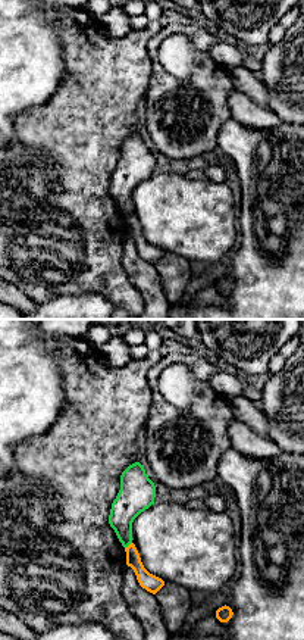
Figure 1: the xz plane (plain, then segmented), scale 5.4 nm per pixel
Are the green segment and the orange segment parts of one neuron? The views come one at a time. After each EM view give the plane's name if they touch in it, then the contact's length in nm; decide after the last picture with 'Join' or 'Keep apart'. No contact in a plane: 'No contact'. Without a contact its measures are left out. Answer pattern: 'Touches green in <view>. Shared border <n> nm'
Touches green in xz. Shared border 50 nm

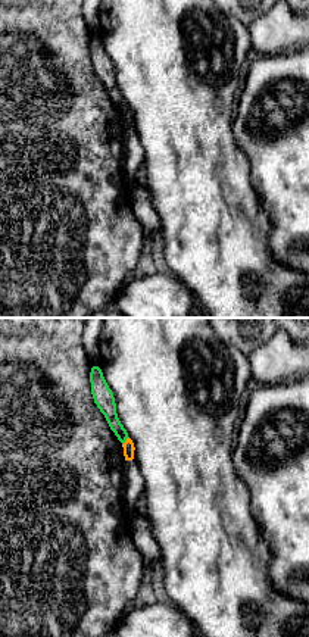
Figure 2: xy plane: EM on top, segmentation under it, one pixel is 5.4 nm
Touches green in xy. Shared border 60 nm

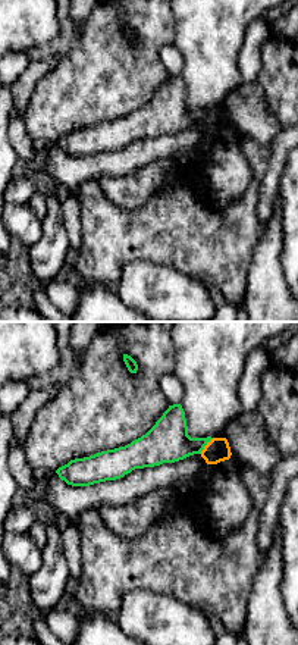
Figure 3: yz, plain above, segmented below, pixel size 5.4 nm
Touches green in yz. Shared border 120 nm

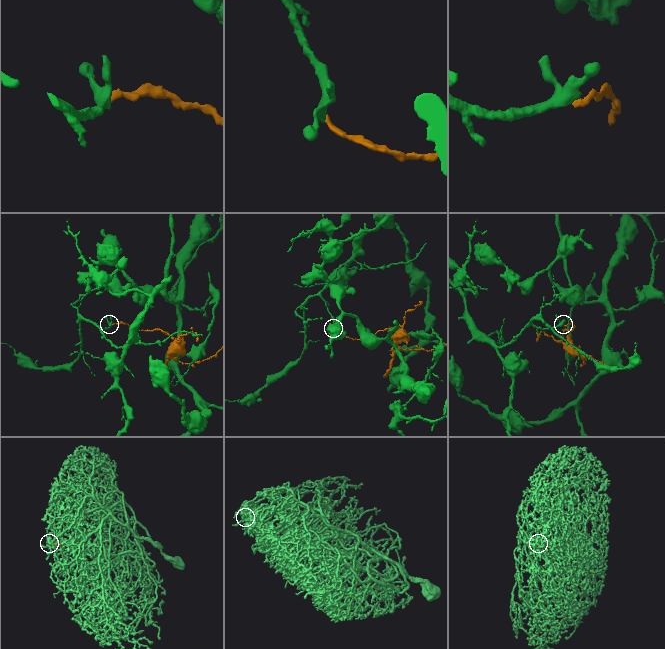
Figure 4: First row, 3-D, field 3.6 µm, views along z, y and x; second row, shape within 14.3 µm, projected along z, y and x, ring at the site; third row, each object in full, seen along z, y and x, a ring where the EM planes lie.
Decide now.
Keep apart

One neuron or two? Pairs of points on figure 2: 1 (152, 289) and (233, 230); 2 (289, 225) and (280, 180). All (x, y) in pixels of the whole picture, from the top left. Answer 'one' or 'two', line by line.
1: two
2: one

